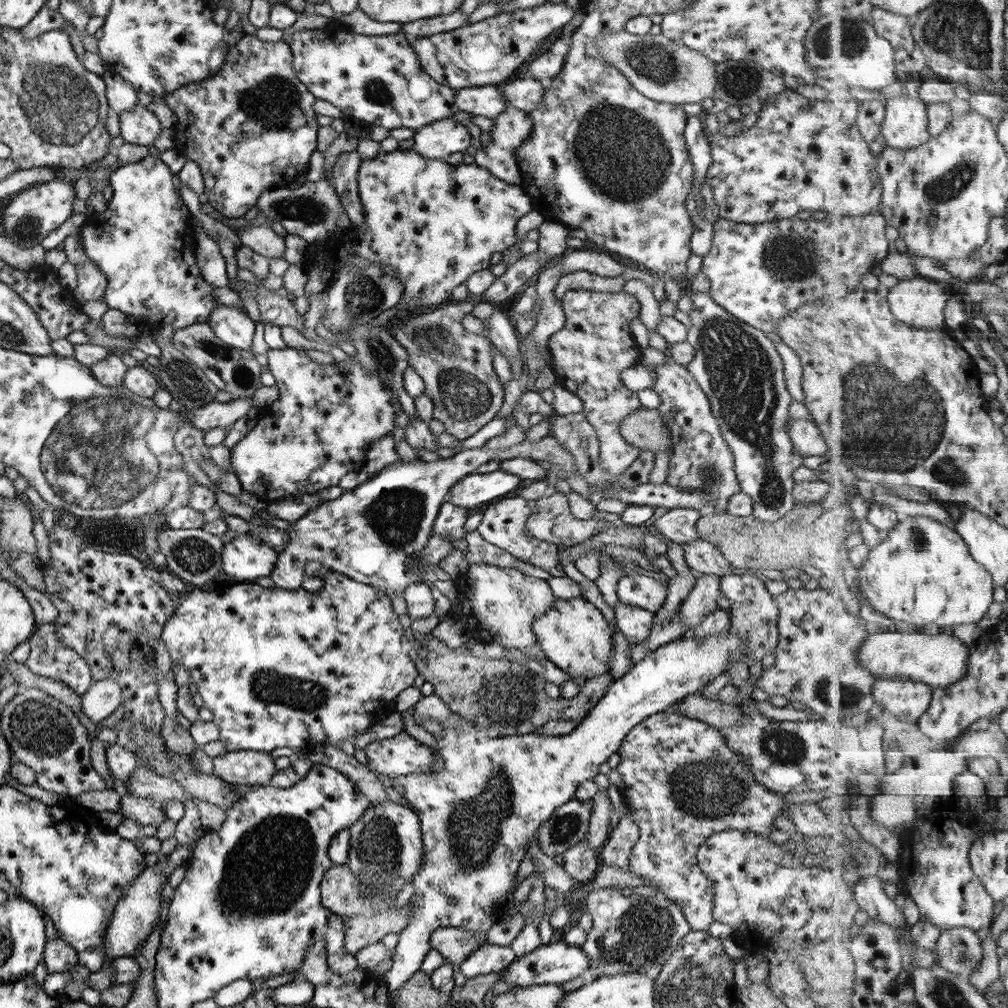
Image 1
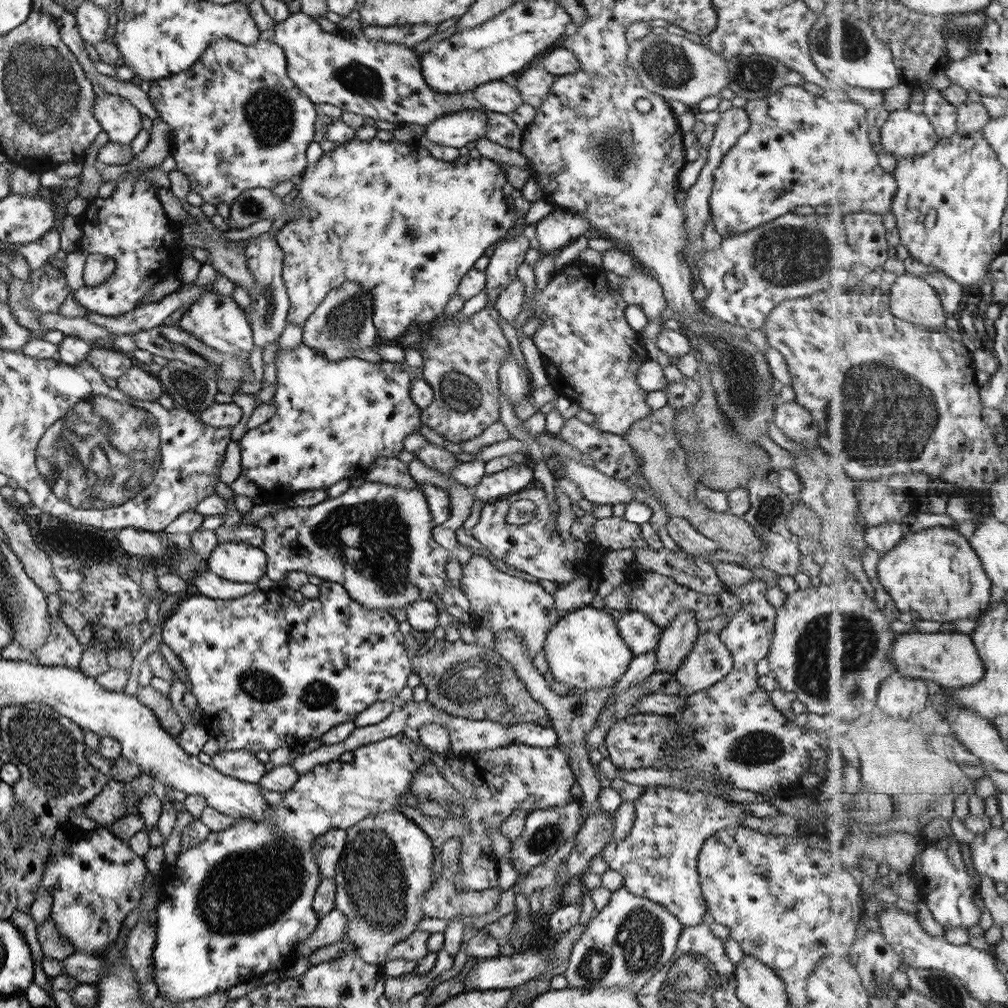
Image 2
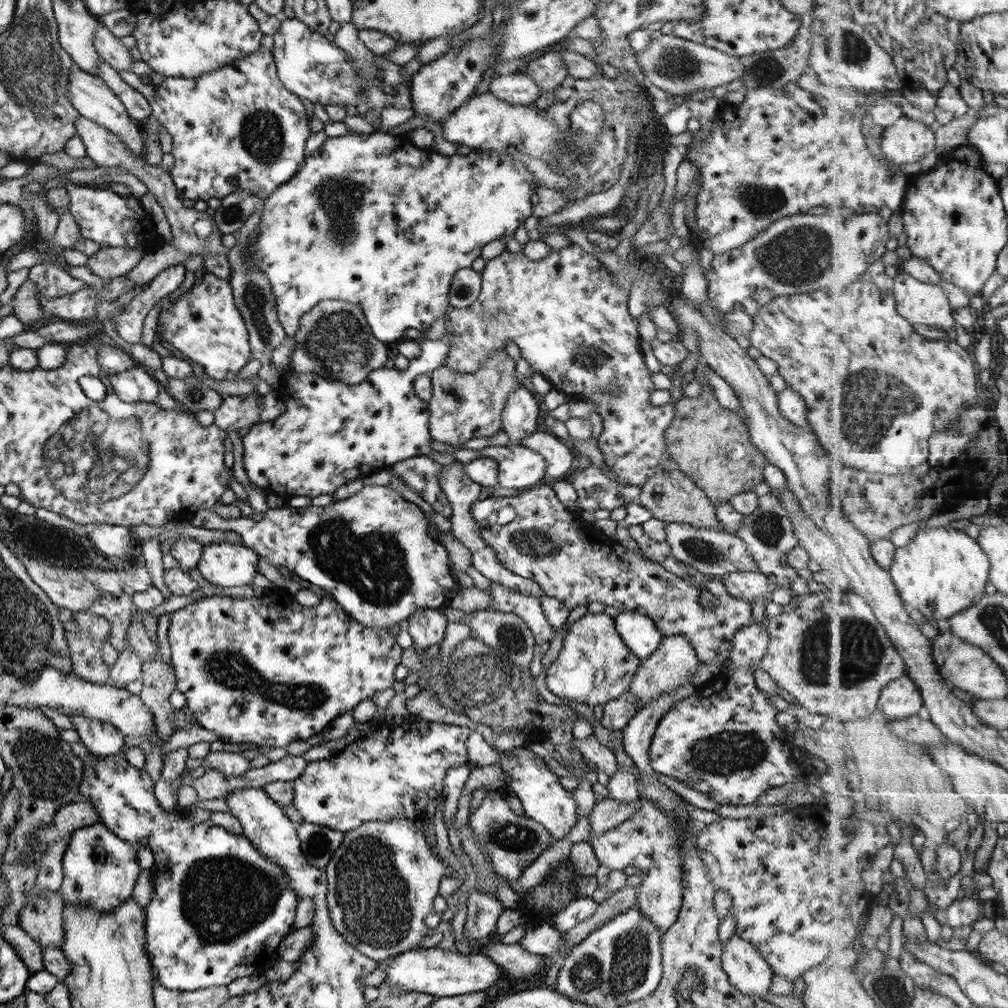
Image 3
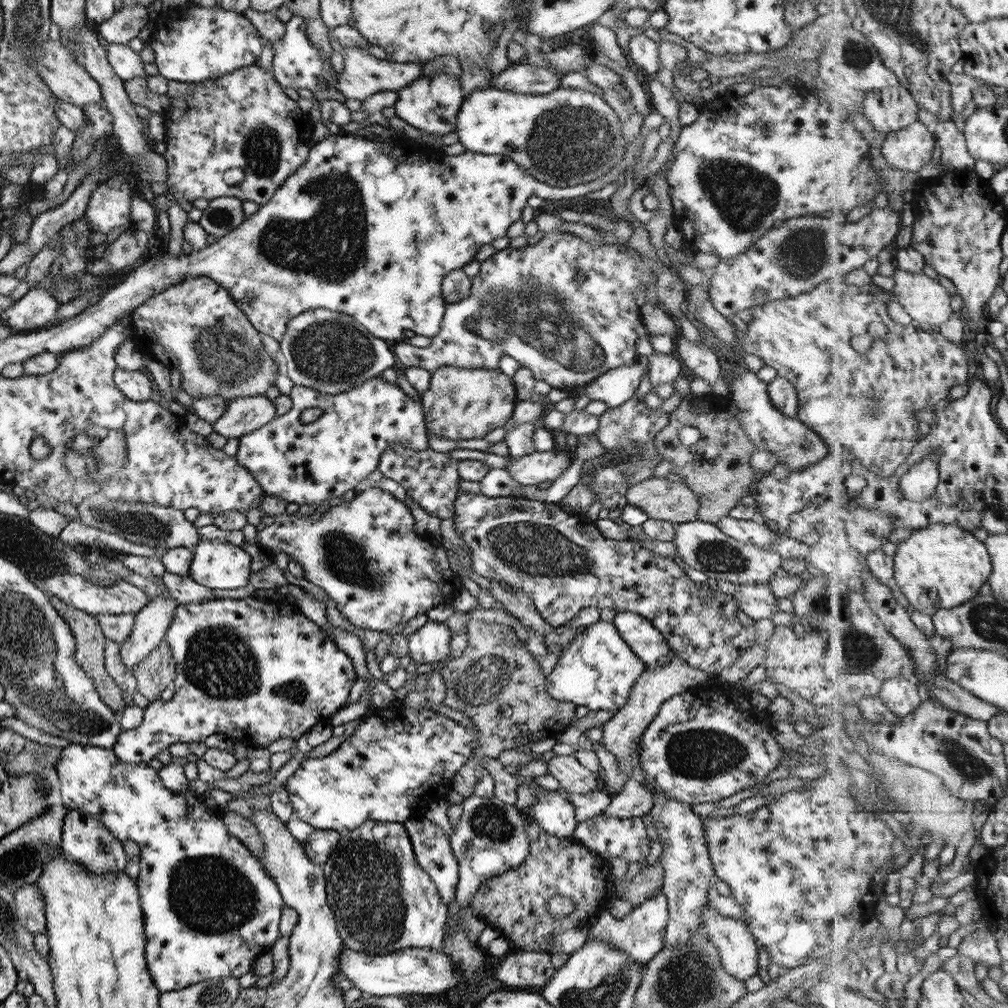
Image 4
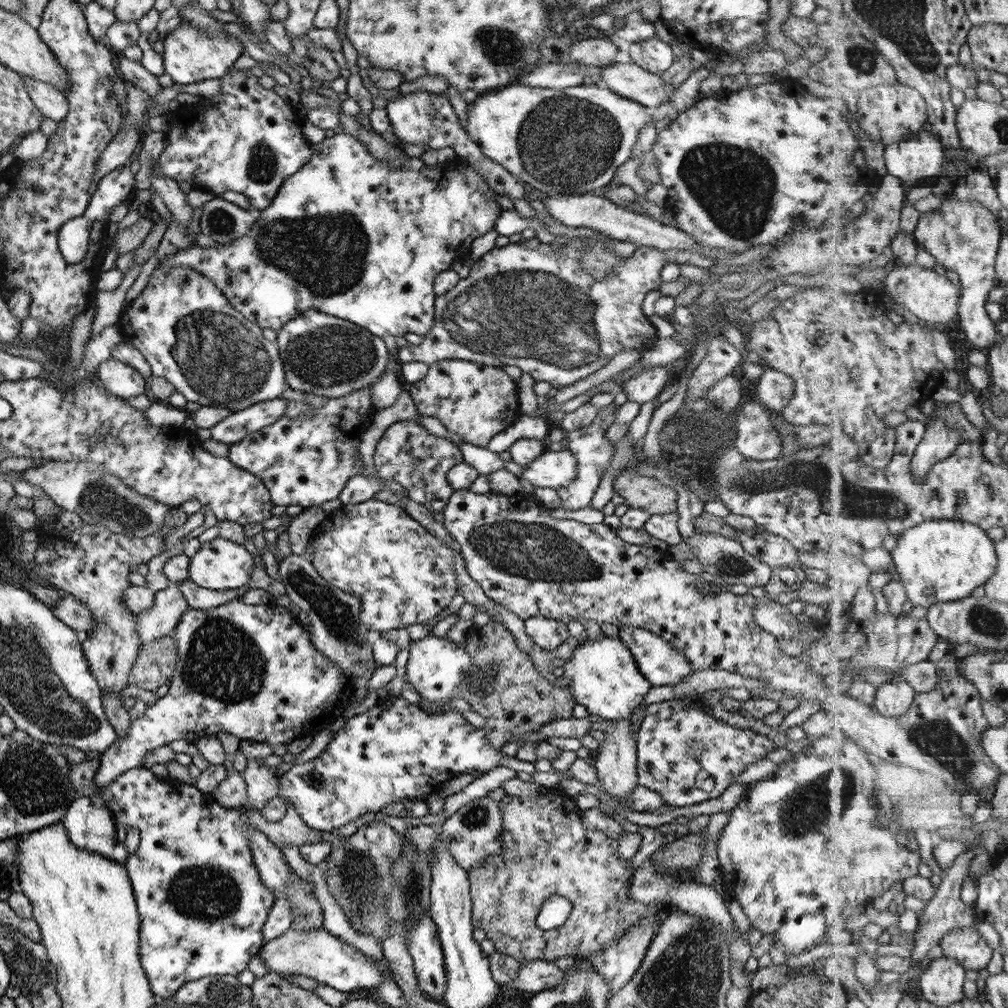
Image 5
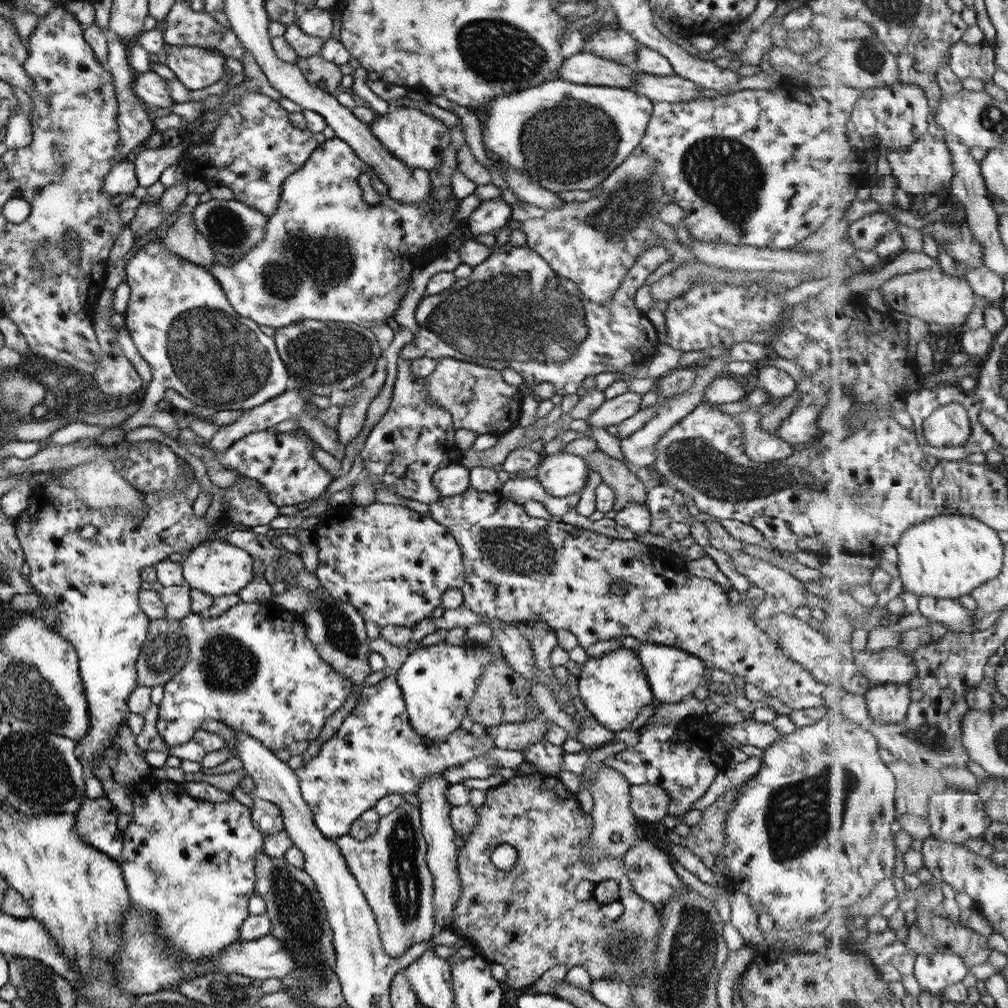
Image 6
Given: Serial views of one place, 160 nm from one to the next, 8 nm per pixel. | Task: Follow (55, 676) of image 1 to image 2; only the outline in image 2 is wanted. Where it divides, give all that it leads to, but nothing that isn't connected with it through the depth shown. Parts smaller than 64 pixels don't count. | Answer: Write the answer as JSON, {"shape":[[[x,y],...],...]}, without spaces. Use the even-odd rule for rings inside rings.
{"shape":[[[57,615],[49,616],[49,626],[51,626],[49,637],[41,645],[41,649],[33,655],[34,663],[39,666],[78,669],[85,647],[78,643],[71,630]]]}

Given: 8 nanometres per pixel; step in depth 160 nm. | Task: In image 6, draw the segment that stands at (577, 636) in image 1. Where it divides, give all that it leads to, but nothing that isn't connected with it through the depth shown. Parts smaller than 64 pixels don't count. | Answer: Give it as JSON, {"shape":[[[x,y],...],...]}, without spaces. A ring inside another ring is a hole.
{"shape":[[[619,648],[598,658],[589,657],[581,664],[576,684],[581,704],[601,726],[613,733],[627,728],[643,706],[652,705],[651,689],[642,665],[632,650]]]}

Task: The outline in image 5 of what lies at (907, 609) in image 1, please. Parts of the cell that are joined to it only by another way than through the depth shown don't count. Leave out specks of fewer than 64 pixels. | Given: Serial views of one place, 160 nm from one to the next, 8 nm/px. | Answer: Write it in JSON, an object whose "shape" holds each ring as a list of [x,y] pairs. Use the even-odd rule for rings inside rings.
{"shape":[[[955,519],[926,520],[907,529],[905,533],[897,536],[897,544],[891,551],[891,557],[913,606],[930,607],[936,602],[951,602],[971,597],[973,590],[984,586],[998,570],[996,544],[989,538],[987,529],[981,528],[978,524]],[[929,588],[935,593],[927,596]]]}

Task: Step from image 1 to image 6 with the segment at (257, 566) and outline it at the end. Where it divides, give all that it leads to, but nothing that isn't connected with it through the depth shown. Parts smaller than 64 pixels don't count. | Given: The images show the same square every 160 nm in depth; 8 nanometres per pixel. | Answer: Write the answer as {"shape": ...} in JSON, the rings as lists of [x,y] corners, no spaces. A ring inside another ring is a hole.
{"shape":[[[209,539],[190,549],[181,562],[184,584],[209,596],[227,596],[239,592],[251,579],[252,558],[242,548],[225,540]]]}

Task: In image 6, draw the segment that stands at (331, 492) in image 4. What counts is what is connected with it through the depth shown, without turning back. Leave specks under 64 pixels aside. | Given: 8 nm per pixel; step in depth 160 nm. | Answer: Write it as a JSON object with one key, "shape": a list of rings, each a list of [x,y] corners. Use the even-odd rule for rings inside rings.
{"shape":[[[299,428],[289,433],[255,431],[232,442],[221,455],[220,464],[225,471],[238,472],[240,476],[256,479],[264,486],[268,499],[275,506],[293,506],[316,499],[335,479],[312,456],[313,447],[317,446],[312,438]]]}

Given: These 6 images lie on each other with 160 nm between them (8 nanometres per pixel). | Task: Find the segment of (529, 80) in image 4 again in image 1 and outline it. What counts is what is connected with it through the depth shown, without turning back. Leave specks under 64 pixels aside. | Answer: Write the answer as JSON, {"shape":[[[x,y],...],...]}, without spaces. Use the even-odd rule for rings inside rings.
{"shape":[[[495,85],[461,88],[455,92],[454,105],[472,116],[494,119],[508,105],[502,89]]]}

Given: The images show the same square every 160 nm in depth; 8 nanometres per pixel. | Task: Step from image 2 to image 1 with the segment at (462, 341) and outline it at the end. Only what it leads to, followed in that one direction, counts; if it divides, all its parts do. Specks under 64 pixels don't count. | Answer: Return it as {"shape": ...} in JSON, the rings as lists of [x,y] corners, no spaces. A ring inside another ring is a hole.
{"shape":[[[449,301],[431,312],[422,313],[402,322],[393,338],[407,353],[407,365],[413,367],[424,382],[424,392],[432,402],[432,418],[443,424],[445,433],[458,441],[472,436],[497,414],[503,402],[503,389],[491,367],[490,344],[481,335],[465,331],[461,318],[473,310],[474,304],[463,301]]]}

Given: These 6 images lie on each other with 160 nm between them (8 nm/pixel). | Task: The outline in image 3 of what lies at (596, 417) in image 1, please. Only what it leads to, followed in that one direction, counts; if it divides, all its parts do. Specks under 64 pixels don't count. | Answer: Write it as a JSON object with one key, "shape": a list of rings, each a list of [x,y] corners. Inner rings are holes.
{"shape":[[[571,243],[557,250],[557,252],[551,249],[548,254],[537,261],[532,261],[525,257],[522,252],[512,253],[505,250],[500,255],[485,261],[484,268],[479,274],[481,284],[480,292],[476,300],[465,308],[453,308],[449,314],[447,314],[444,328],[446,330],[446,335],[450,339],[448,340],[449,344],[446,357],[441,365],[451,370],[456,370],[457,372],[471,373],[477,370],[480,364],[484,360],[487,360],[487,357],[494,350],[504,348],[507,342],[513,342],[520,350],[520,358],[527,362],[533,373],[536,372],[543,376],[549,384],[551,384],[551,388],[557,392],[565,393],[572,398],[580,397],[579,399],[596,405],[598,408],[597,413],[601,418],[601,434],[599,434],[596,439],[596,445],[604,457],[605,466],[608,466],[609,470],[611,470],[617,478],[621,478],[623,482],[626,482],[625,484],[627,485],[641,487],[642,484],[645,484],[649,477],[653,476],[658,469],[661,469],[660,464],[663,464],[663,454],[665,454],[666,451],[663,434],[675,416],[673,404],[657,407],[650,403],[649,395],[654,389],[654,386],[652,378],[650,377],[651,374],[643,364],[644,359],[641,353],[641,347],[639,347],[640,336],[638,335],[638,318],[631,317],[627,311],[628,292],[625,292],[623,288],[619,288],[619,286],[614,284],[614,276],[606,269],[606,266],[603,266],[593,254],[583,250],[575,243]],[[607,387],[617,389],[618,394],[604,394]]]}

